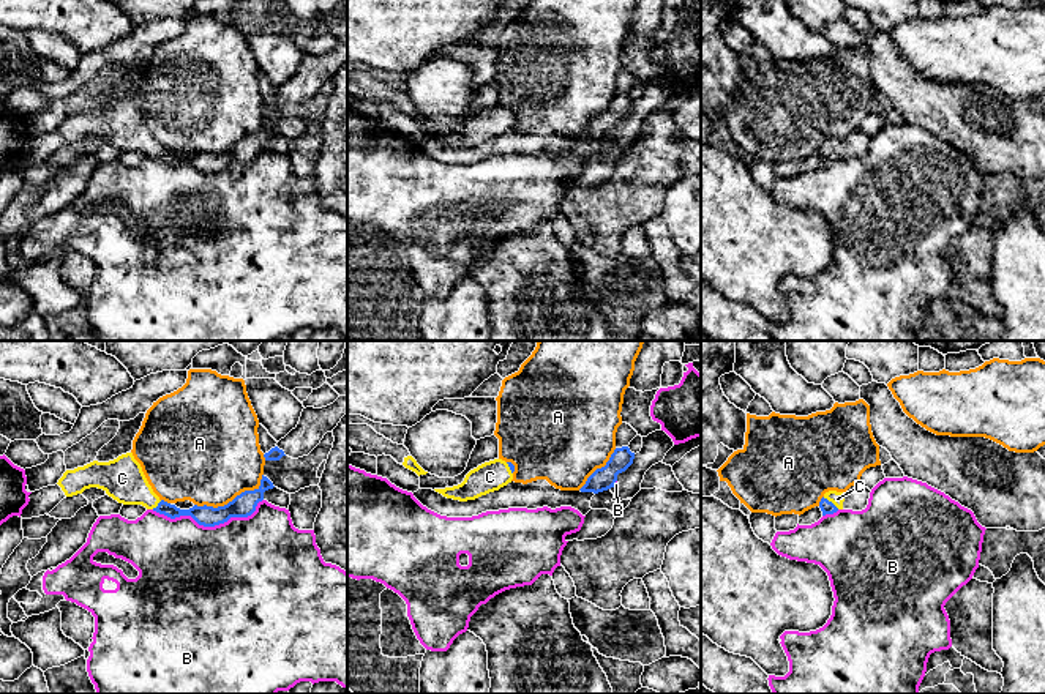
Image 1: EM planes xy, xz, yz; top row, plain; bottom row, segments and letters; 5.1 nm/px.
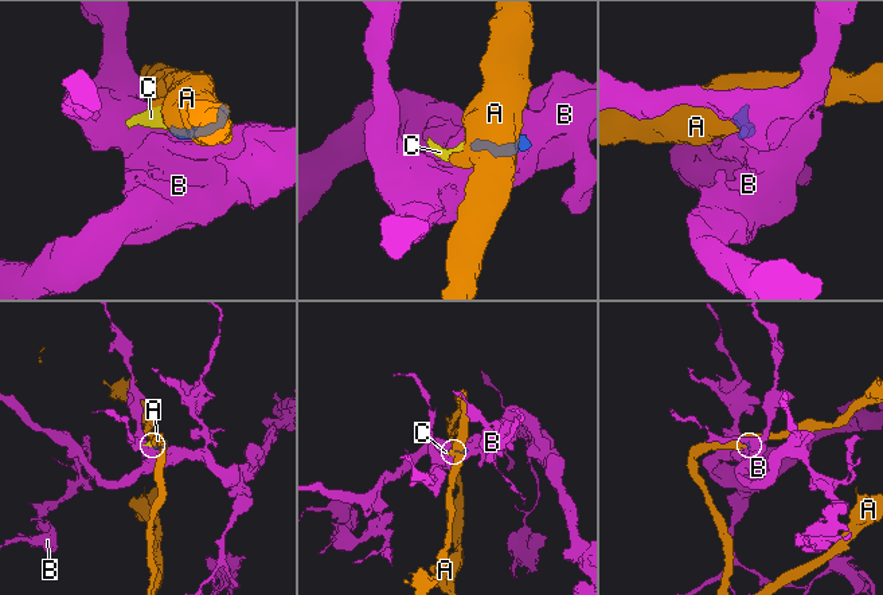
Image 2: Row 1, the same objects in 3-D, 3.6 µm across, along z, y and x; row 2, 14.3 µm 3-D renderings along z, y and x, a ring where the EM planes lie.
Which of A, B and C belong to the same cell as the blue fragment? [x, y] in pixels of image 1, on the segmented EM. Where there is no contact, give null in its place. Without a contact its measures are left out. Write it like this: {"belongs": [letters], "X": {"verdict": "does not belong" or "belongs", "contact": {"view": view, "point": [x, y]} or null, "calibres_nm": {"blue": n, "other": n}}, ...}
{"belongs": ["C"], "A": {"verdict": "does not belong", "contact": {"view": "xy", "point": [234, 499]}, "calibres_nm": {"blue": 120, "other": 480}}, "B": {"verdict": "does not belong", "contact": {"view": "xy", "point": [209, 526]}, "calibres_nm": {"blue": 120, "other": 500}}, "C": {"verdict": "belongs", "contact": {"view": "yz", "point": [831, 502]}, "calibres_nm": {"blue": 70, "other": 70}}}

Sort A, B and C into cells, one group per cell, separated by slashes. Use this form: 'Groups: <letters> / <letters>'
Groups: A / B / C

